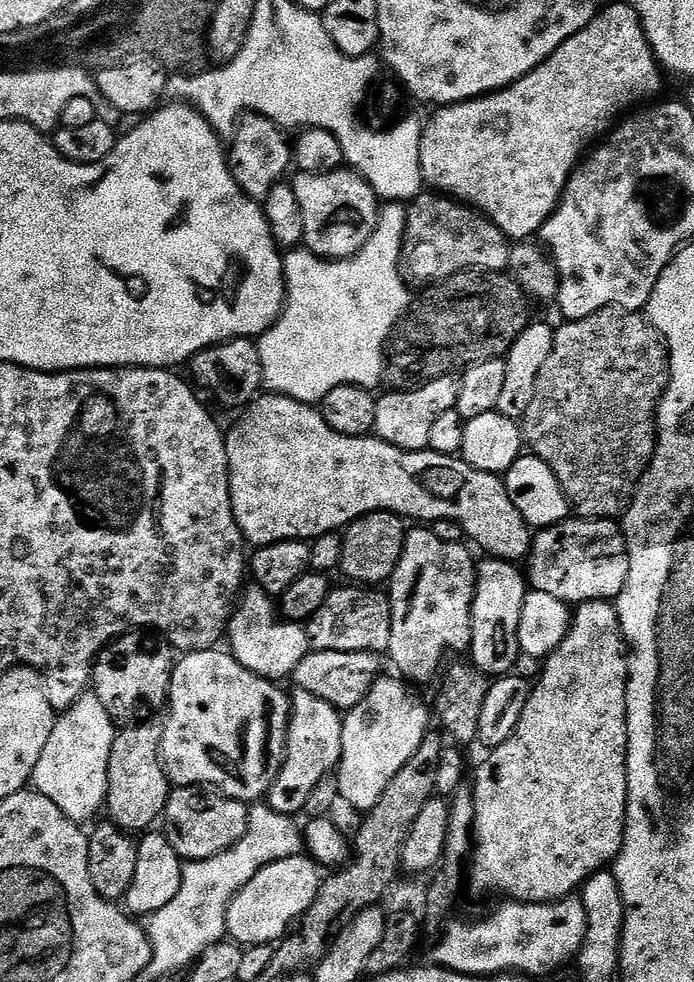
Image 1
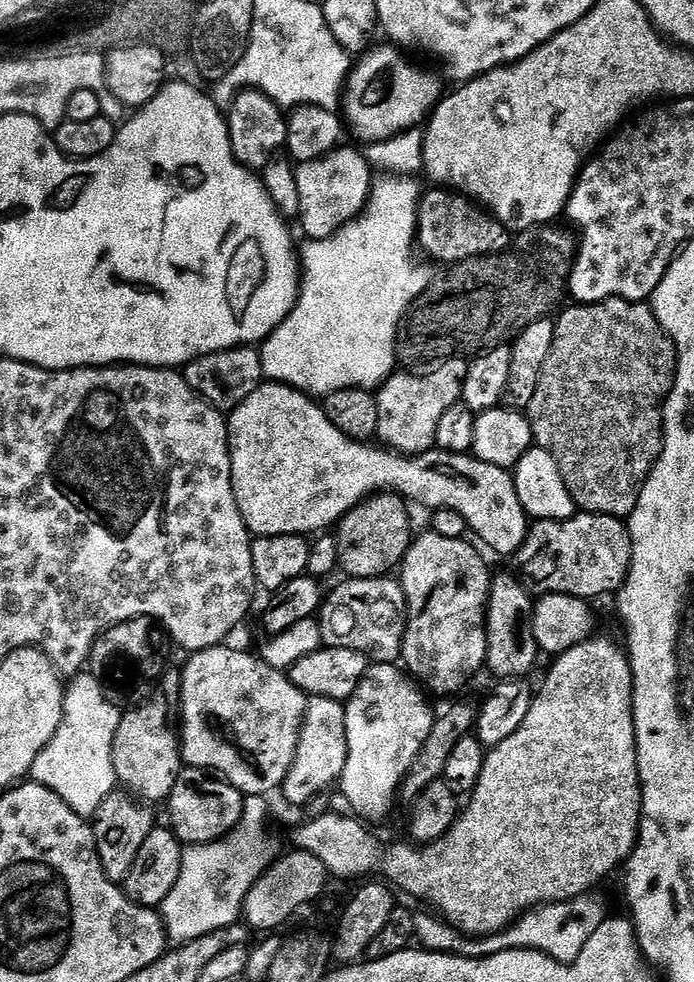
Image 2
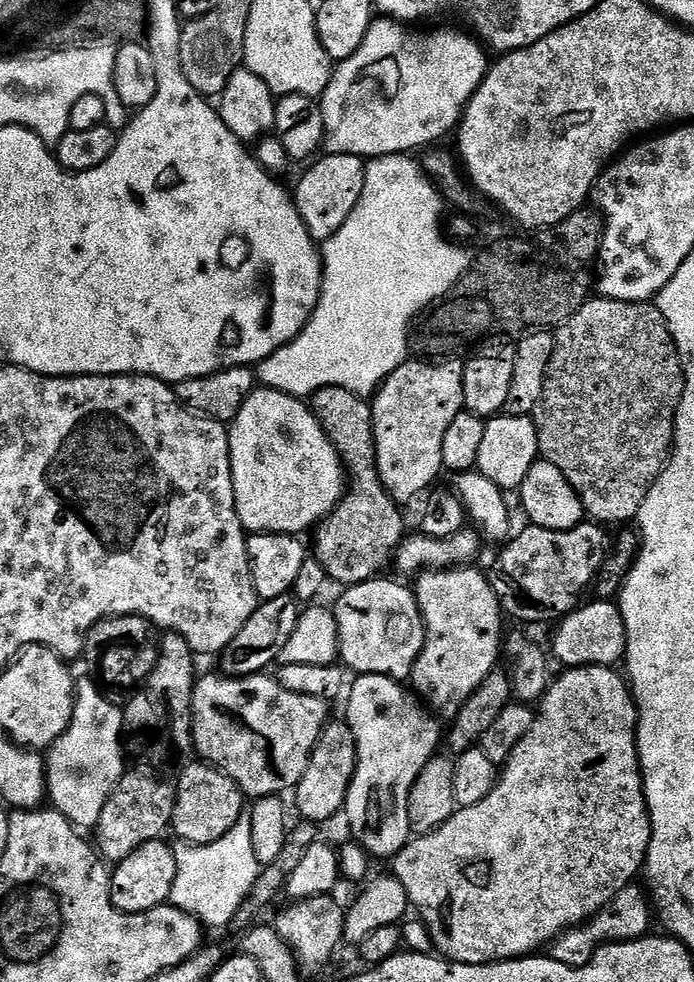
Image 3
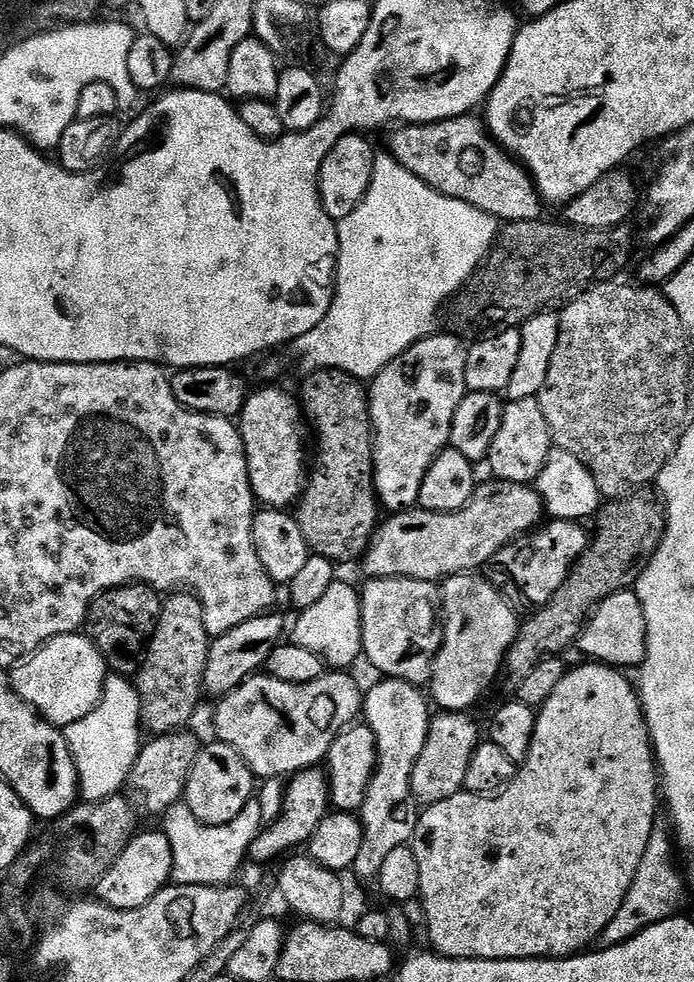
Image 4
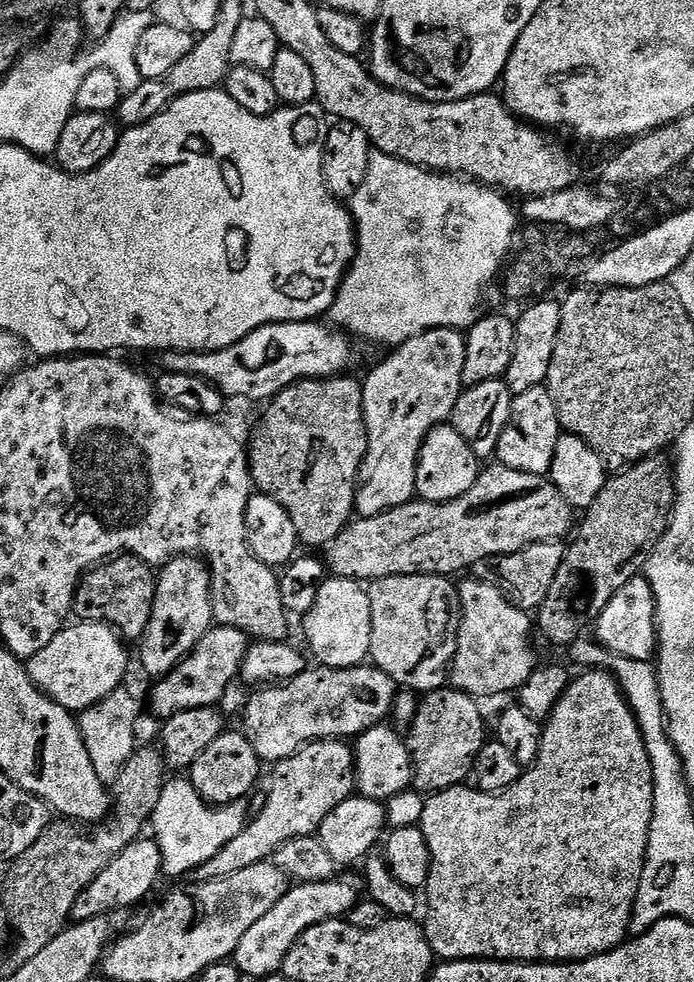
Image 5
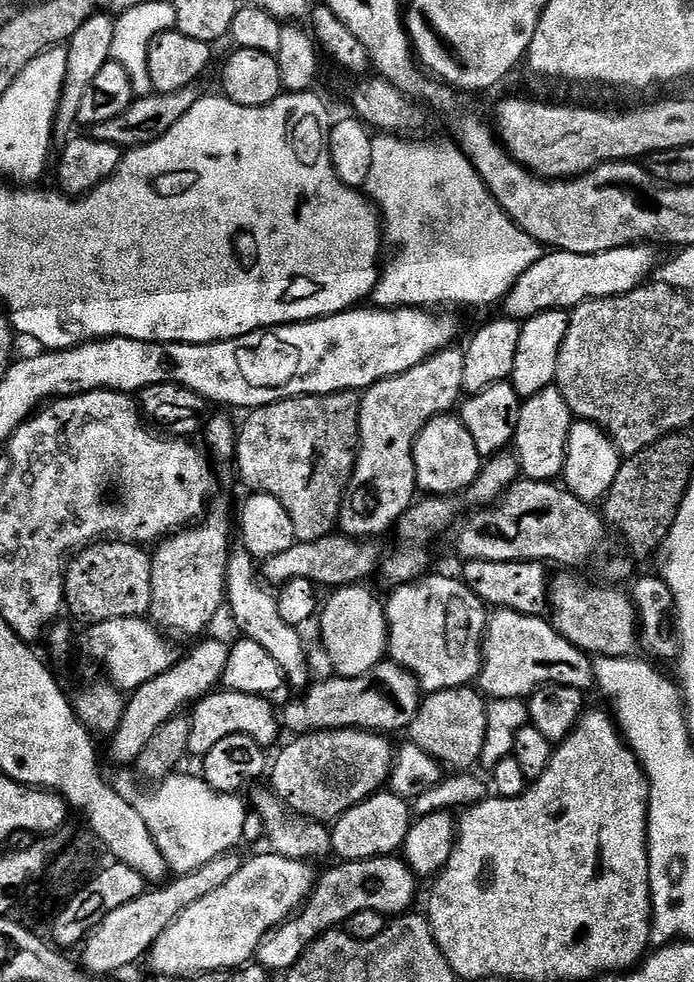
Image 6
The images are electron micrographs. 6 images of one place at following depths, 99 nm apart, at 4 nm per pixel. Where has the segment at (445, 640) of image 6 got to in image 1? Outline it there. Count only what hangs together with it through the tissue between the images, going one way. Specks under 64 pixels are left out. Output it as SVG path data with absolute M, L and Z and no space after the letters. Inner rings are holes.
M368 586L337 587L326 598L322 610L318 610L307 621L308 639L317 652L375 652L388 651L392 633L392 601L383 591Z

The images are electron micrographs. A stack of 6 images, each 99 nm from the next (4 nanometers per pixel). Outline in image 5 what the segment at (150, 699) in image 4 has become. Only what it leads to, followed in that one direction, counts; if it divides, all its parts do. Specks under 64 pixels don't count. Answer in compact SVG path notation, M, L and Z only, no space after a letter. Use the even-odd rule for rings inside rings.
M180 556L175 560L171 560L170 563L163 565L159 569L156 577L156 597L152 603L152 617L148 623L148 629L145 630L142 639L139 641L138 647L140 647L140 664L144 667L144 672L148 676L154 676L153 678L161 678L168 675L169 672L175 670L180 663L182 663L188 656L191 655L192 651L198 646L200 639L206 635L208 630L213 627L214 624L214 585L212 582L211 571L203 559L195 556Z

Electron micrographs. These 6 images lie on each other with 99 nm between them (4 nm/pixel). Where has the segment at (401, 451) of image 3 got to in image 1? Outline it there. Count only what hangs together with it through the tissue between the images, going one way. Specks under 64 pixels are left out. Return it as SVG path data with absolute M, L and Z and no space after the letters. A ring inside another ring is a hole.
M440 374L407 390L388 390L376 401L375 435L403 452L422 452L428 448L430 429L442 414L453 411L460 393L460 376Z

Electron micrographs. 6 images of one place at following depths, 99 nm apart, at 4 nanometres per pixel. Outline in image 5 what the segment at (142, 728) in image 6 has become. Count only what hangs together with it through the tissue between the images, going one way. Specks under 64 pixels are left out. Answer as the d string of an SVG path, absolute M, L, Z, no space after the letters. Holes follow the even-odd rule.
M215 625L210 628L191 655L155 683L157 685L152 690L150 706L158 721L165 722L180 712L219 705L218 702L232 682L239 677L249 643L249 635L232 625Z

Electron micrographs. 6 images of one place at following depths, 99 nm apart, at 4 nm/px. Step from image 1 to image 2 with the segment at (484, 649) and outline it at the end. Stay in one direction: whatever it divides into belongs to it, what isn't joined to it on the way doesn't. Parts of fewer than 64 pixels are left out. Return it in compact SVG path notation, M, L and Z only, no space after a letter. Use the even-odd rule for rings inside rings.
M510 574L492 577L492 588L488 591L488 610L484 618L486 626L487 671L492 671L497 681L524 680L536 664L538 649L532 633L533 597L516 578Z

